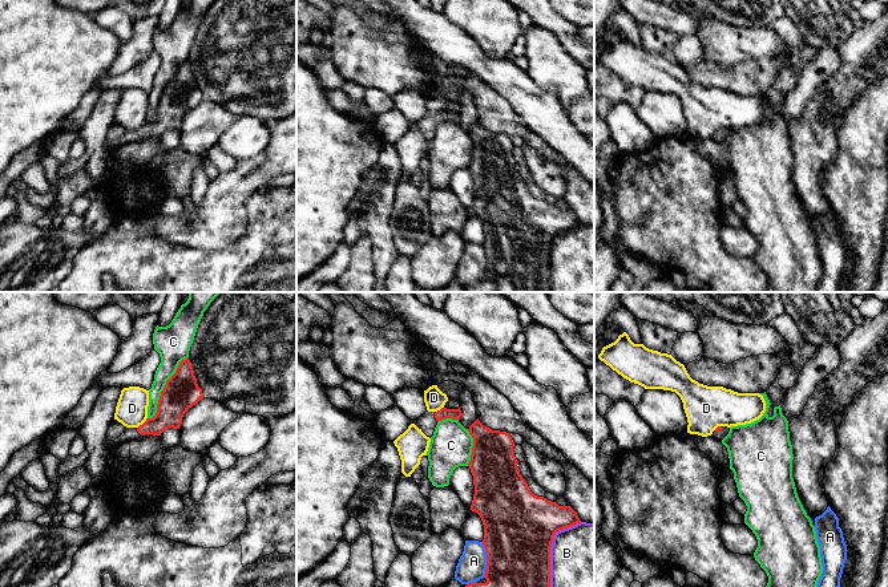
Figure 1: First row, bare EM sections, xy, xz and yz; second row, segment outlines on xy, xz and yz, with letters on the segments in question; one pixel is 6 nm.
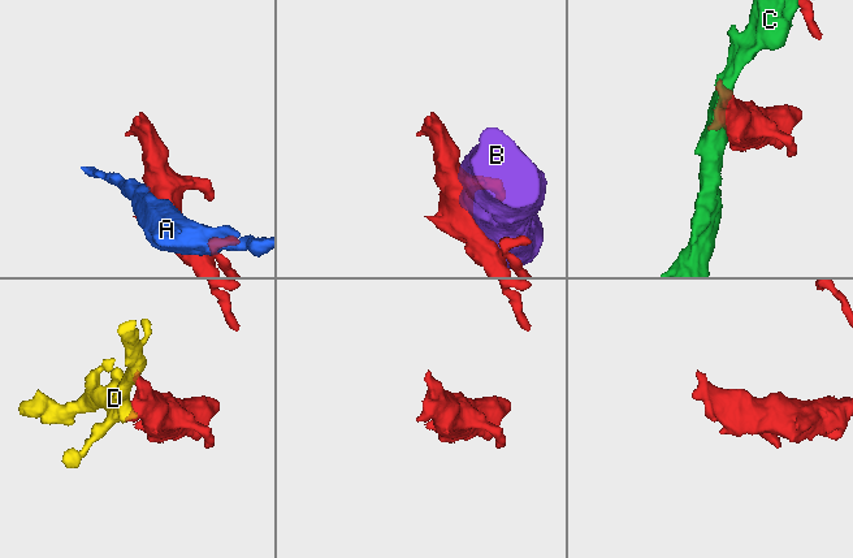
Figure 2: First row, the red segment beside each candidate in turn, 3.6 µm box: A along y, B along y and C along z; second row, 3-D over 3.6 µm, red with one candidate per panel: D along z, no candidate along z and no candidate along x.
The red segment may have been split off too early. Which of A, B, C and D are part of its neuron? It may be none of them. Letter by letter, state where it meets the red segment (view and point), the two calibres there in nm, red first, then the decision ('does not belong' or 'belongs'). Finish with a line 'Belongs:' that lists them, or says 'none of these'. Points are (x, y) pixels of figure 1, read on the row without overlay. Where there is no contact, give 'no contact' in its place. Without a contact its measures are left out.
A: contact xz (487, 262); calibres 420 and 170 nm; does not belong
B: contact xz (549, 251); calibres 440 and 460 nm; does not belong
C: contact xy (164, 92); calibres 220 and 170 nm; does not belong
D: contact xy (144, 125); calibres 190 and 190 nm; does not belong
Belongs: none of these

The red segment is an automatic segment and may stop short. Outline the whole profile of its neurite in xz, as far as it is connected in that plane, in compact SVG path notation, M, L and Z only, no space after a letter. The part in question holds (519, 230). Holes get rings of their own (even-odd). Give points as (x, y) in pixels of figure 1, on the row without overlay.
M479 121L469 129L473 141L471 163L475 197L471 212L477 215L484 227L483 247L487 255L485 286L469 286L467 292L552 292L550 291L550 250L557 234L580 226L577 215L570 209L558 209L544 199L534 198L520 177L514 159L514 145L509 135L492 133Z

